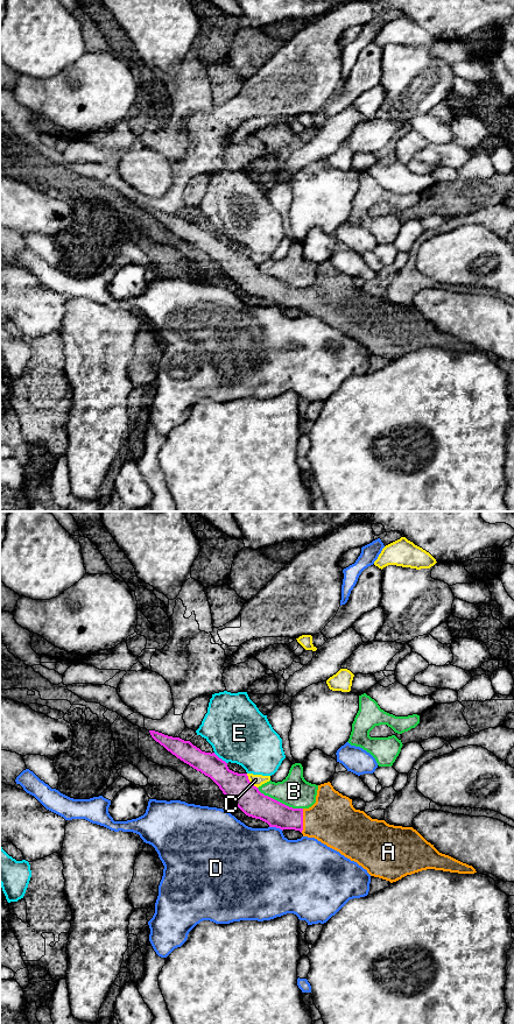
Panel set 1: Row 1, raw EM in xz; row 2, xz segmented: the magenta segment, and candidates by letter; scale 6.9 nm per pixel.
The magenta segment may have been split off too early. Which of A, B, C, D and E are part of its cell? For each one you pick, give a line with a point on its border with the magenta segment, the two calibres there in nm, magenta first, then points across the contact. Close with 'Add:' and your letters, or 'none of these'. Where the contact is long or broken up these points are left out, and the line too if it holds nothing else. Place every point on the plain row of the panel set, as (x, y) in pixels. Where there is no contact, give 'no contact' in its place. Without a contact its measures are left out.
A: xz (302, 298) | 180/340 nm
Add: A

